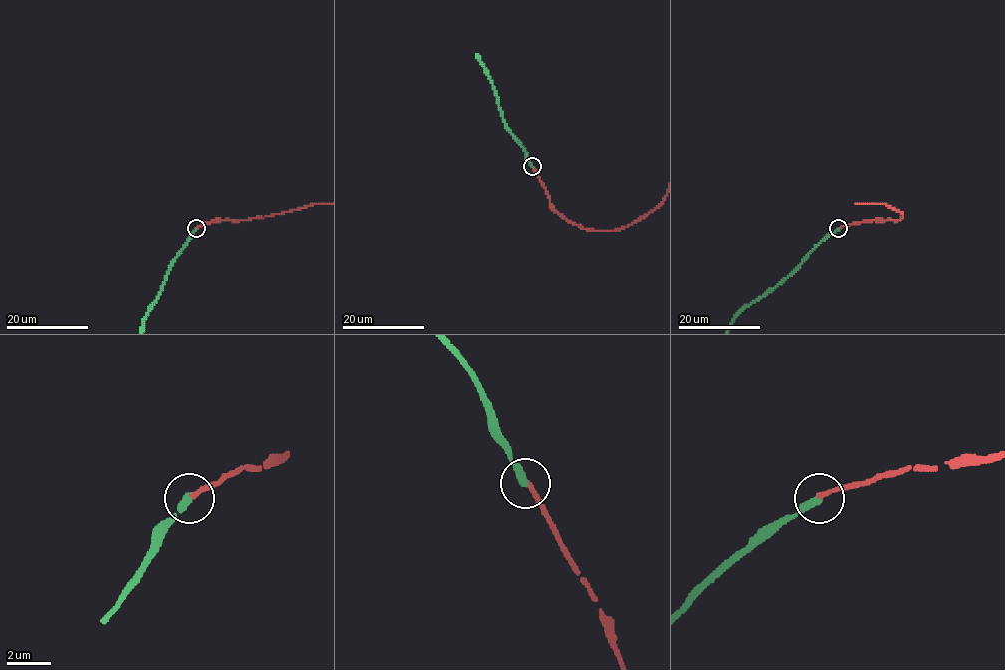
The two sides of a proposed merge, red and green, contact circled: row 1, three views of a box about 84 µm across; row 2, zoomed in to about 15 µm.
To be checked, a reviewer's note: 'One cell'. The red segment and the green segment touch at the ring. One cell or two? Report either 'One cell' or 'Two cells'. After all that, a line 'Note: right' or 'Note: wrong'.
Two cells
Note: wrong

